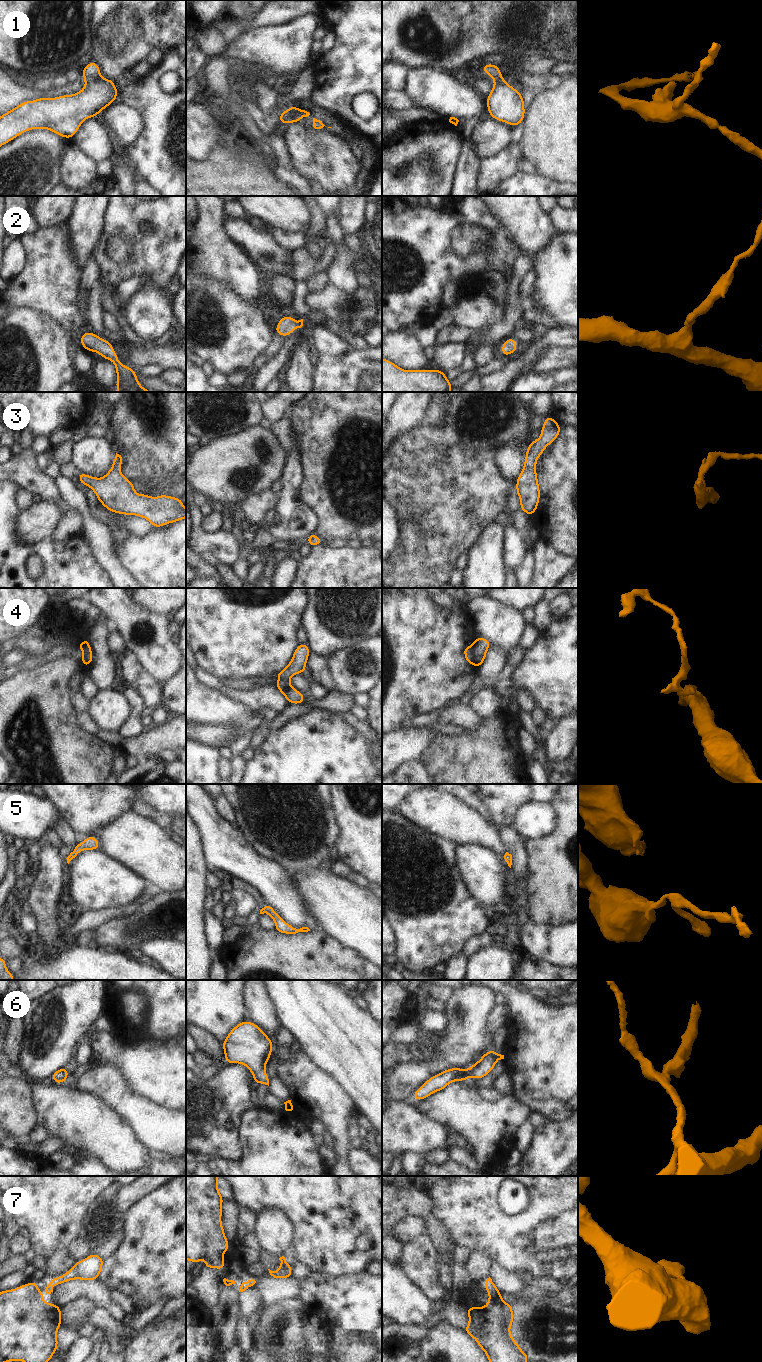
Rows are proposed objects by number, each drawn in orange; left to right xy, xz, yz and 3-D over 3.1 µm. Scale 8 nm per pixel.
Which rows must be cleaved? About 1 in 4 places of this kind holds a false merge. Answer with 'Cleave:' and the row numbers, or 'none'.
Cleave: 1, 4

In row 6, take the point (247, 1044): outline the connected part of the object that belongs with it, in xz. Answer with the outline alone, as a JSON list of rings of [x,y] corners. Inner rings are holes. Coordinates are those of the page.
[[[243,1021],[228,1033],[221,1043],[225,1054],[225,1063],[243,1064],[253,1073],[255,1084],[269,1086],[269,1079],[265,1070],[273,1051],[271,1040],[255,1023]]]

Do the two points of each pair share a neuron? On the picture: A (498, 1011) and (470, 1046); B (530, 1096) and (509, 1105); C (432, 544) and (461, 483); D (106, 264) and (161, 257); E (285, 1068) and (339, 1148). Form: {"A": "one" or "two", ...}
{"A": "two", "B": "two", "C": "one", "D": "one", "E": "one"}

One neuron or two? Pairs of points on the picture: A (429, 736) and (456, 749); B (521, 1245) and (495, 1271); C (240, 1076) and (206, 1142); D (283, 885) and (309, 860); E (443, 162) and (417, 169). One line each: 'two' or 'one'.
A: two
B: two
C: one
D: two
E: one

